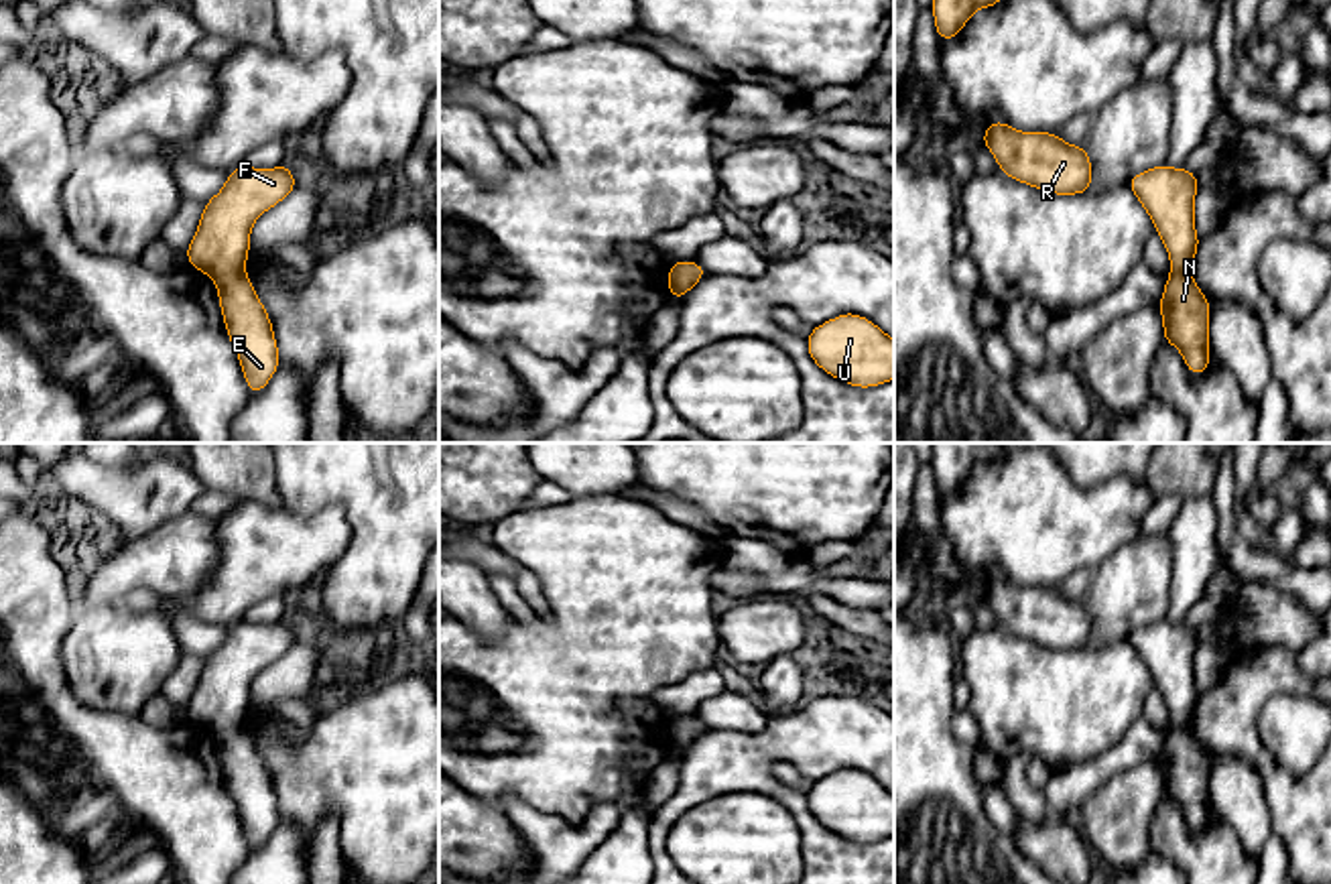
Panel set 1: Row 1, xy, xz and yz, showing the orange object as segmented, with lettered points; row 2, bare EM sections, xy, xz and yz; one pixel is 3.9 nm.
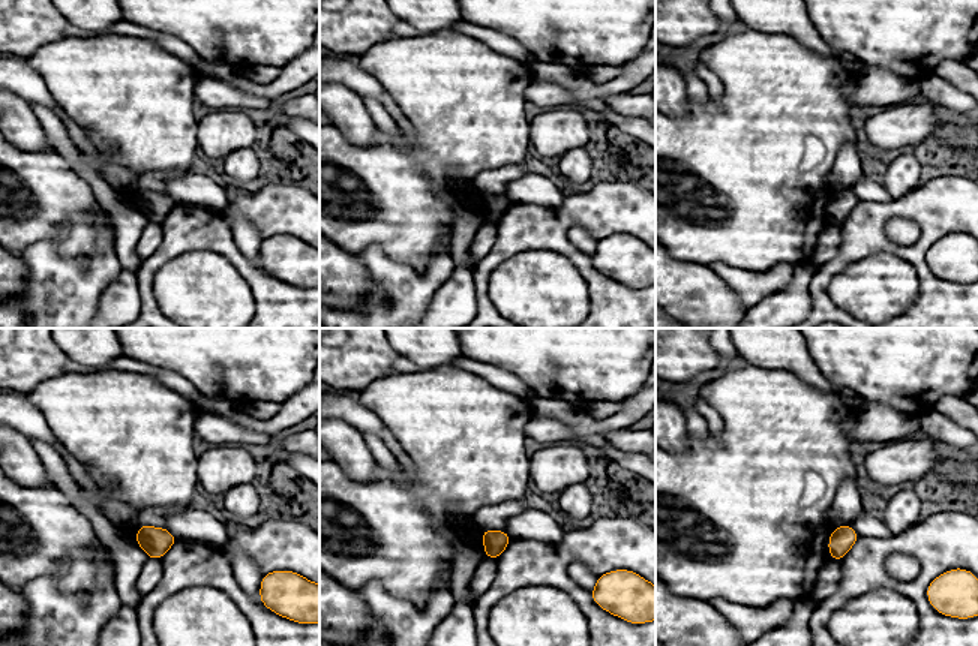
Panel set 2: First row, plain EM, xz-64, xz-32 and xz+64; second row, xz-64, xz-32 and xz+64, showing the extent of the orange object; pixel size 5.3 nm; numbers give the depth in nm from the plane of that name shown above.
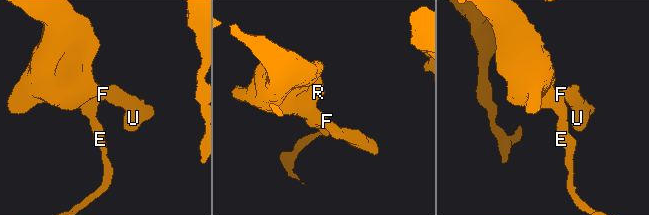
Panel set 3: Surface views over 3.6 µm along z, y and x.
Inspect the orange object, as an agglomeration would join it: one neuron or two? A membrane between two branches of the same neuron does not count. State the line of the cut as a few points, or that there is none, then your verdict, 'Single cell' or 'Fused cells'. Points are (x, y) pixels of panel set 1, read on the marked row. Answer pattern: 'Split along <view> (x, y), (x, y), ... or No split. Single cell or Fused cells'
No split. Single cell

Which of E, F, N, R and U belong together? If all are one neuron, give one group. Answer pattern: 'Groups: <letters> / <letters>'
Groups: E F N R U

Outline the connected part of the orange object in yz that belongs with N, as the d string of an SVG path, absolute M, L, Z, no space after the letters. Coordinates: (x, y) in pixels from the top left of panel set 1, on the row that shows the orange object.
M1162 163L1134 175L1126 185L1148 211L1170 258L1170 276L1156 305L1164 323L1162 339L1183 354L1193 376L1201 376L1211 366L1211 303L1191 276L1201 242L1195 232L1197 175Z

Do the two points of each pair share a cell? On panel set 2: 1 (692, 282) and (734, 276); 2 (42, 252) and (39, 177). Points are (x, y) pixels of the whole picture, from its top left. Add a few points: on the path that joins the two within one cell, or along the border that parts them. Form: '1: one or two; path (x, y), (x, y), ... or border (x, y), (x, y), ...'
1: two; border (708, 266), (728, 284), (743, 308)
2: two; border (18, 254), (51, 240), (72, 260)

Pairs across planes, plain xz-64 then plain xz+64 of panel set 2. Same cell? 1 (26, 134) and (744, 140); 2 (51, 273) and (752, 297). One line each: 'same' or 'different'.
1: different
2: same

